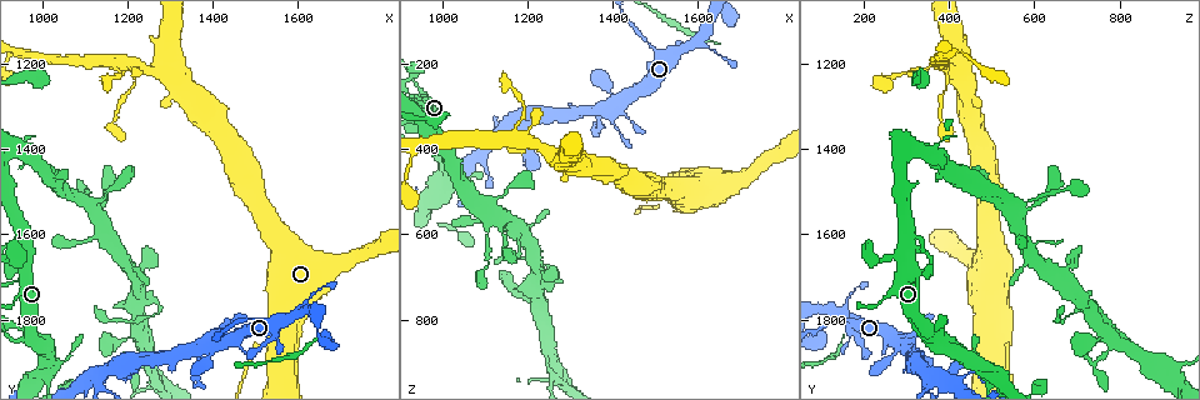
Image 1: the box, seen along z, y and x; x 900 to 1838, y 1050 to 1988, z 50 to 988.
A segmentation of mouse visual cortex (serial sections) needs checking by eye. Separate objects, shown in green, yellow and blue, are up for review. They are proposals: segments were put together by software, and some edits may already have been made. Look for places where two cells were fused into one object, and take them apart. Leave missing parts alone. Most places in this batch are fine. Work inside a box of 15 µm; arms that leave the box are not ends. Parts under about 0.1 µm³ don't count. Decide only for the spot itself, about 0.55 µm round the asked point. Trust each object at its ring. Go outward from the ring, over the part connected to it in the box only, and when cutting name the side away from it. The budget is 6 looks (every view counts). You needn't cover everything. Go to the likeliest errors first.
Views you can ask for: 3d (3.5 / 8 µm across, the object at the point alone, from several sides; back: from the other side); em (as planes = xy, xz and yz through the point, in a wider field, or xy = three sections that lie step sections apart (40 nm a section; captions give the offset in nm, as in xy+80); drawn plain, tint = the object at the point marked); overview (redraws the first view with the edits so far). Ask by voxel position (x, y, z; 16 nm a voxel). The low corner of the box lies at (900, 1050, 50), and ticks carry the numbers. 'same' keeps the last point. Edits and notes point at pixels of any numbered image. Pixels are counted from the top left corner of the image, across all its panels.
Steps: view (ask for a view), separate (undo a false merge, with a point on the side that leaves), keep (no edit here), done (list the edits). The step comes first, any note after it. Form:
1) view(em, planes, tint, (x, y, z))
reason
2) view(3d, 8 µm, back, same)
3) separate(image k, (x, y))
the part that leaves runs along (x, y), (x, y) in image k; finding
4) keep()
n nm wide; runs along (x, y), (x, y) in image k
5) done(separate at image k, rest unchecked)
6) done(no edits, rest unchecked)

view(3d, 3.5 µm, (1240, 1760, 715))
side arm on a straight run

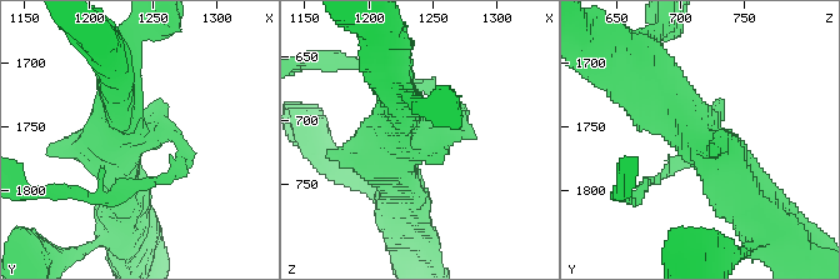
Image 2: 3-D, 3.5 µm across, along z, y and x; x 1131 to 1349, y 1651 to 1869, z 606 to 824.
view(em, xy, step 1, tint, (1238, 1760, 714))

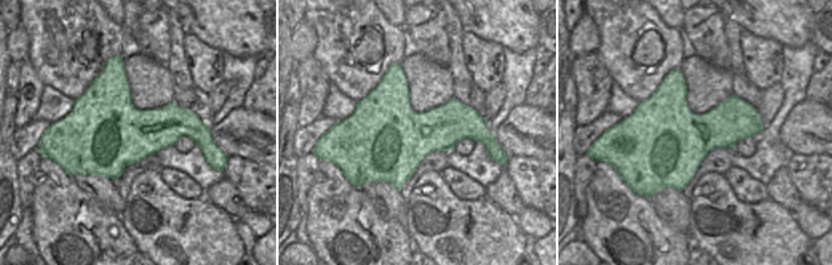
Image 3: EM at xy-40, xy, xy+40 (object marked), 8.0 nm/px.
keep()
runs along (640, 70), (740, 185), (749, 208) in image 2; all the same cell

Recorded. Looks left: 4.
view(3d, 3.5 µm, (975, 1840, 370))

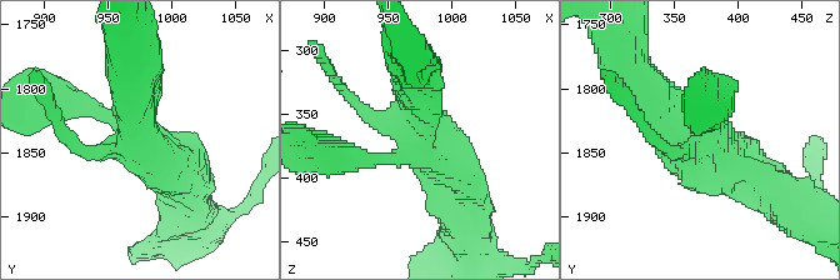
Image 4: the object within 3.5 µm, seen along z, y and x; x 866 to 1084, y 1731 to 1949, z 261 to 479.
view(em, xy, step 1, tint, (972, 1842, 376))
4 arms; arms of 150, 200, 500, 500 nm; now the EM

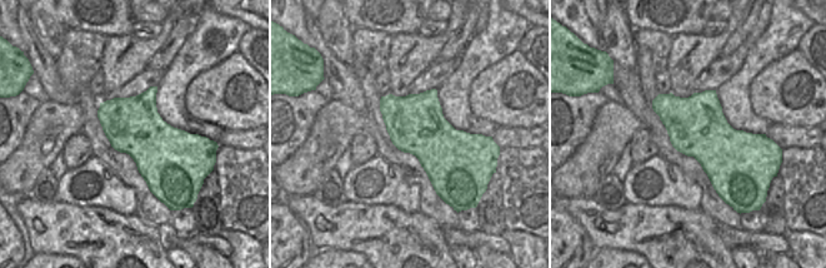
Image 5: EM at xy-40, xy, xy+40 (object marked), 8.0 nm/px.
view(em, xy, step 2, tint, same)

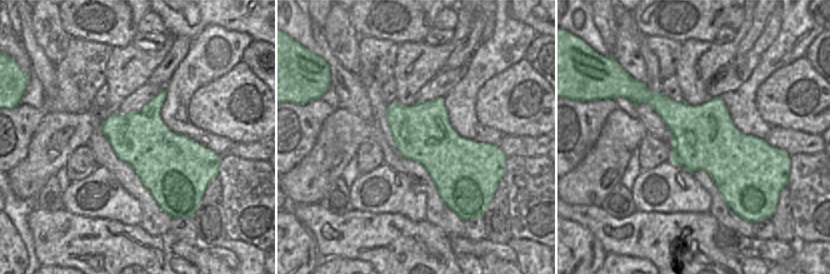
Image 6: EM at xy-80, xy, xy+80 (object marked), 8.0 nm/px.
keep()
460 nm wide; runs along (640, 86), (695, 159), (749, 175) in image 4; one cell here

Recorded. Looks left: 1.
done(no edits, rest unchecked)

